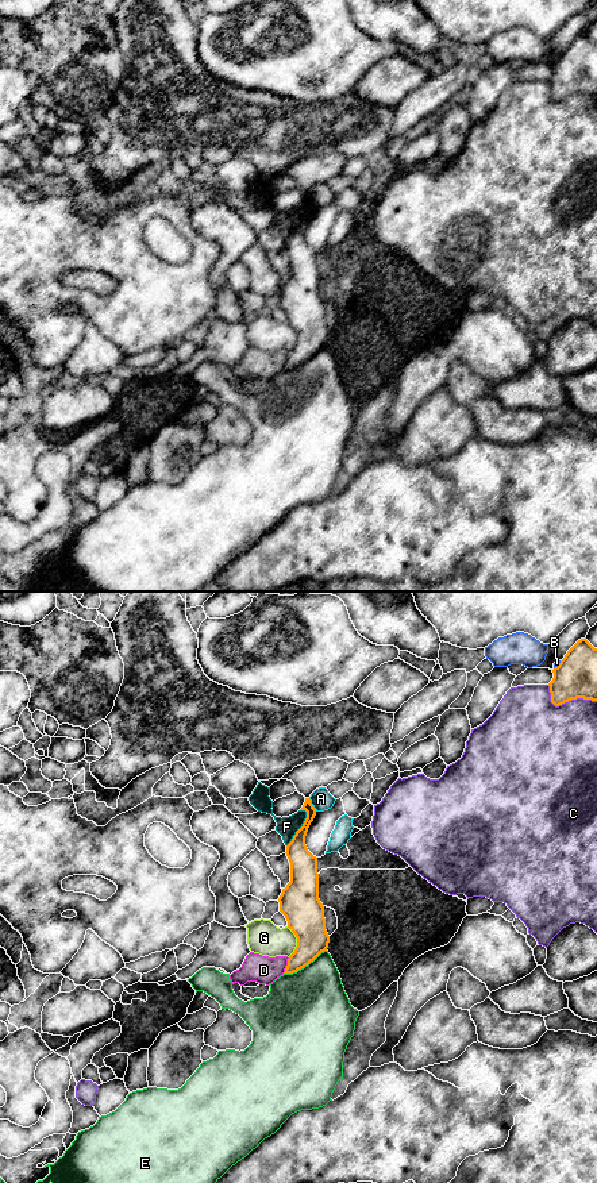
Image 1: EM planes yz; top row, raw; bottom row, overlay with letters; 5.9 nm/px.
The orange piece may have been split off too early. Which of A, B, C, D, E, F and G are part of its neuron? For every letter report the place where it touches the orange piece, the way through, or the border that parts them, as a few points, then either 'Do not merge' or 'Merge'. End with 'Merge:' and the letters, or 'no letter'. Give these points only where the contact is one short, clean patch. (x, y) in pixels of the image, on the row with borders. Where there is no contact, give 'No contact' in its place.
A: Touches orange at yz (312, 805). Do not merge
B: Touches orange at yz (559, 665). Do not merge
C: Touches orange at yz (566, 701). Do not merge
D: Touches orange at yz (287, 966). Do not merge
E: Touches orange at yz (304, 966). Do not merge
F: Touches orange at yz (300, 828). Boundary: yz (304, 809), (304, 823), (287, 846). Do not merge
G: Touches orange at yz (297, 941). Boundary: yz (287, 927), (296, 937), (296, 948), (288, 956). Do not merge
Merge: no letter

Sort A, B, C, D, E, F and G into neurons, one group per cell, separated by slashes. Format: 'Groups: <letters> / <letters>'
Groups: A / B / C / D / E / F / G

